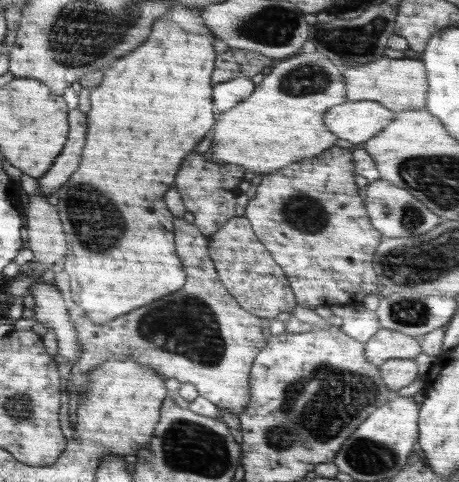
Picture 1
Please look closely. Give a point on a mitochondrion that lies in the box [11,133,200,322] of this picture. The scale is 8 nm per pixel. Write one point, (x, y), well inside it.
(95, 219)

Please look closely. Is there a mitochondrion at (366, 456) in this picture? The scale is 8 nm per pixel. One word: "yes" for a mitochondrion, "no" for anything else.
yes

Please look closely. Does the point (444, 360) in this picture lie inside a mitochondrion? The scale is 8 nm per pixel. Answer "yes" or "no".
no

